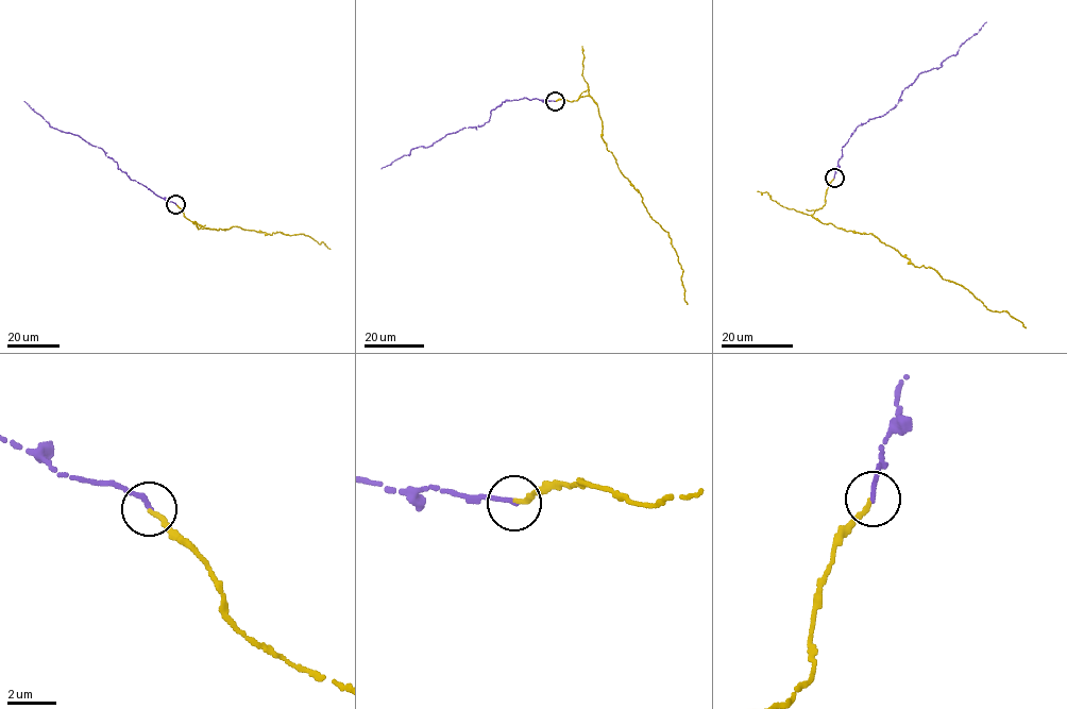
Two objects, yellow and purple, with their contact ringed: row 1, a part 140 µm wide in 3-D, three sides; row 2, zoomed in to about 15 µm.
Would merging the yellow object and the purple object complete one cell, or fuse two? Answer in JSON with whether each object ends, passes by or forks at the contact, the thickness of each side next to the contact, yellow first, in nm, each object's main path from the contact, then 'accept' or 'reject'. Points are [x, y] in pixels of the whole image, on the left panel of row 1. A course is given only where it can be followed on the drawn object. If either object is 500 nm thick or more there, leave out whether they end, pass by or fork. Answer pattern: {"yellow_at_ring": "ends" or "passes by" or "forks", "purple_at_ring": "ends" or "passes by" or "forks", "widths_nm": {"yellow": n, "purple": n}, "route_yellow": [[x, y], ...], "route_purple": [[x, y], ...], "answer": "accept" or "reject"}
{"yellow_at_ring": "ends", "purple_at_ring": "ends", "widths_nm": {"yellow": 200, "purple": 200}, "route_yellow": [[175, 204], [204, 228], [237, 226], [271, 235], [303, 234], [331, 249]], "route_purple": [[175, 204], [131, 180], [101, 148], [51, 127], [23, 101]], "answer": "accept"}

